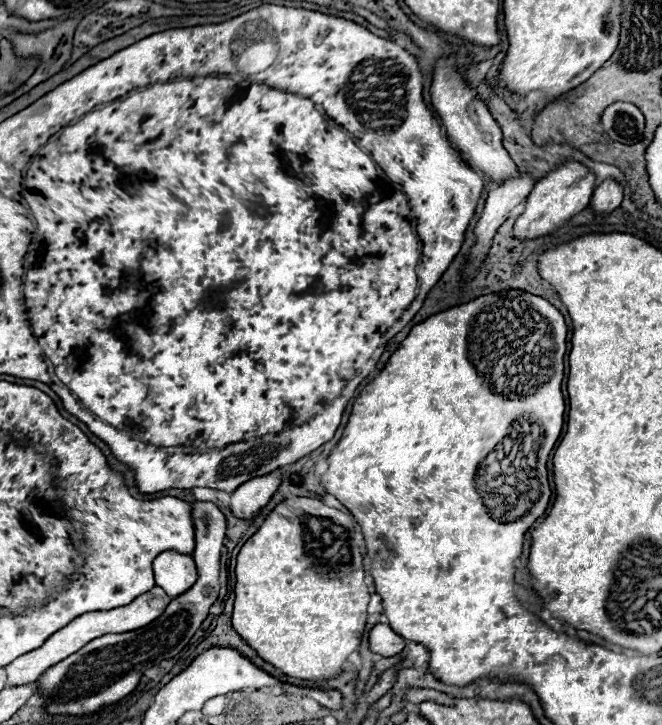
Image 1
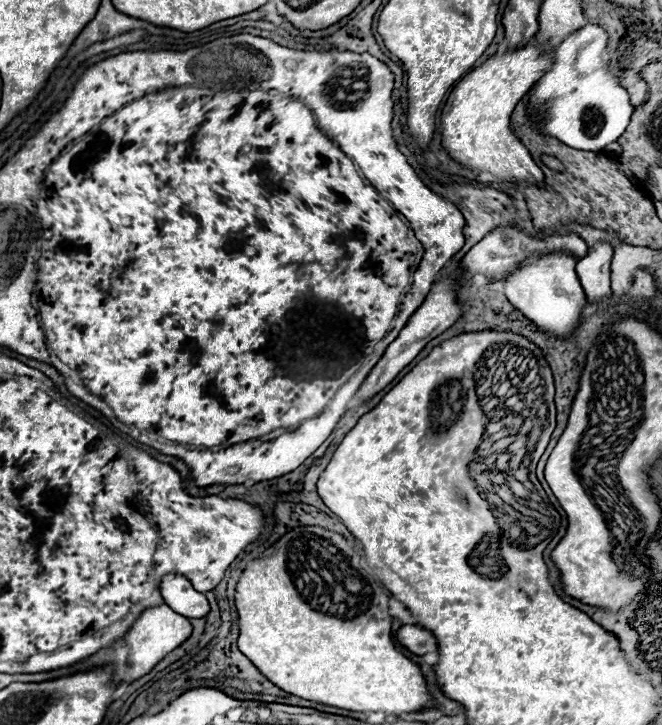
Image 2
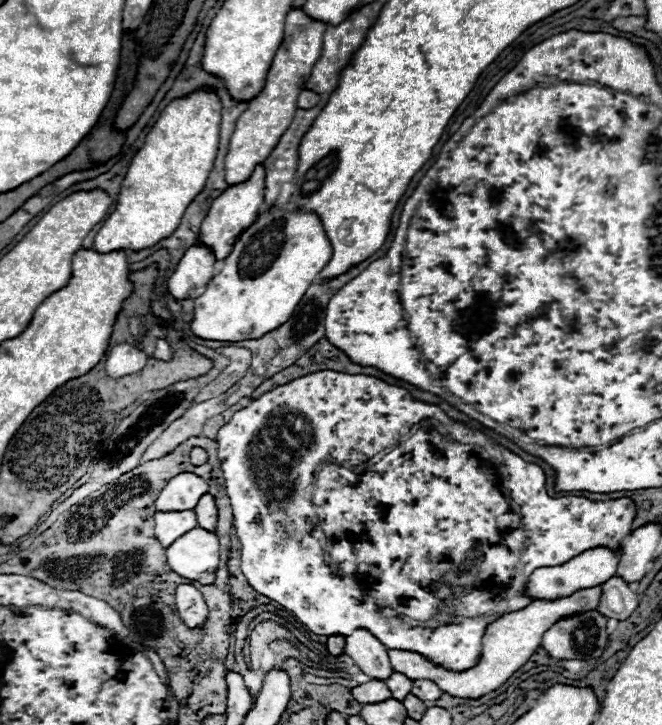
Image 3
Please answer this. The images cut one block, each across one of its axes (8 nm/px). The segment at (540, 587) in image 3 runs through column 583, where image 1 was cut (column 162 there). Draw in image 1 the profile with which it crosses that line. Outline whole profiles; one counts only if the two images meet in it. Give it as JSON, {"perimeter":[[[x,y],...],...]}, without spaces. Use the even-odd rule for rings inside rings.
{"perimeter":[[[174,550],[162,552],[160,558],[154,560],[152,568],[156,576],[156,586],[160,586],[168,596],[184,594],[184,590],[188,590],[198,578],[194,558],[178,554]]]}

